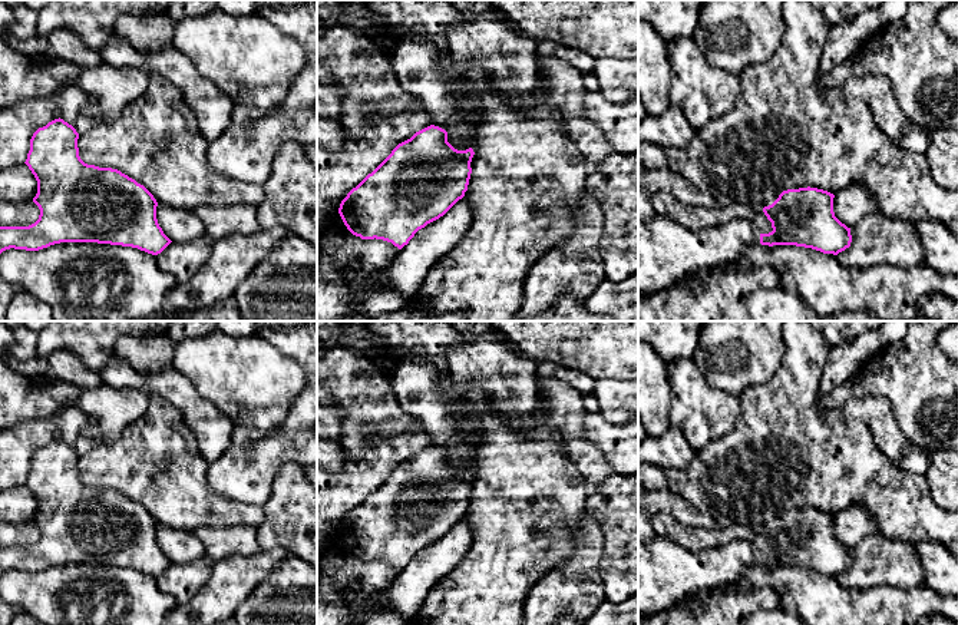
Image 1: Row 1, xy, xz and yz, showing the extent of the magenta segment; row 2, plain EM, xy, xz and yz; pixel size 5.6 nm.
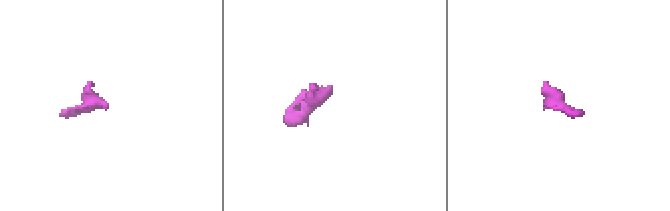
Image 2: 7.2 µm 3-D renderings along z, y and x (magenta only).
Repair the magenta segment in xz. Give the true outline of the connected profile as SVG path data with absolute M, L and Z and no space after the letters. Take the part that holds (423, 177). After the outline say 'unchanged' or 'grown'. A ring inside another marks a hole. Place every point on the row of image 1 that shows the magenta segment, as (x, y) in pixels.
M430 125L399 143L392 153L341 201L338 214L347 229L361 239L383 239L402 249L414 234L443 216L468 191L475 152L457 151L447 142L447 132Z | unchanged

